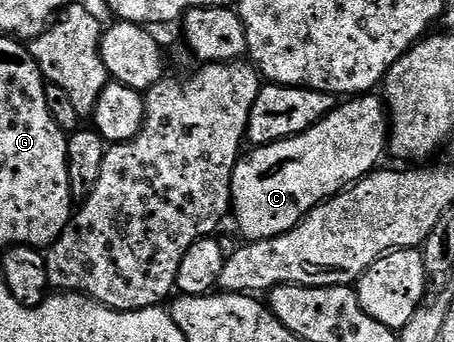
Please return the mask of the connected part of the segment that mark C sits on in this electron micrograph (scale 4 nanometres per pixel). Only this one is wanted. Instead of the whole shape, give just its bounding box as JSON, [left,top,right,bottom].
[230,93,388,243]

